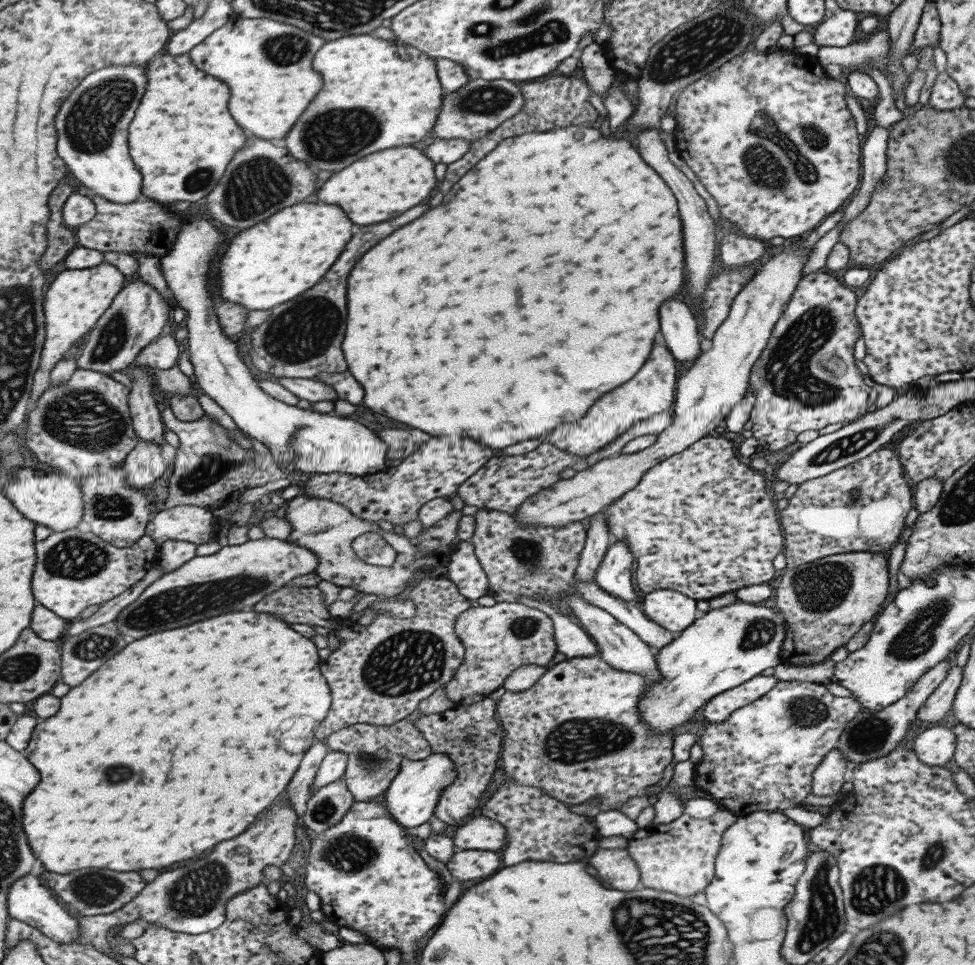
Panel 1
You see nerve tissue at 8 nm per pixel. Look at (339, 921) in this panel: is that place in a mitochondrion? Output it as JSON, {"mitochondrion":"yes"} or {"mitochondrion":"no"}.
{"mitochondrion":"no"}

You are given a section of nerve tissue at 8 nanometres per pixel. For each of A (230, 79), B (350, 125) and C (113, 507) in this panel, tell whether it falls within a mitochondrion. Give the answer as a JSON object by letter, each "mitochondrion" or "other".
{"A":"other","B":"mitochondrion","C":"mitochondrion"}

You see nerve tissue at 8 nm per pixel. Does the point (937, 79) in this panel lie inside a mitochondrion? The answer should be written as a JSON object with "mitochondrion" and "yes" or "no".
{"mitochondrion":"no"}

